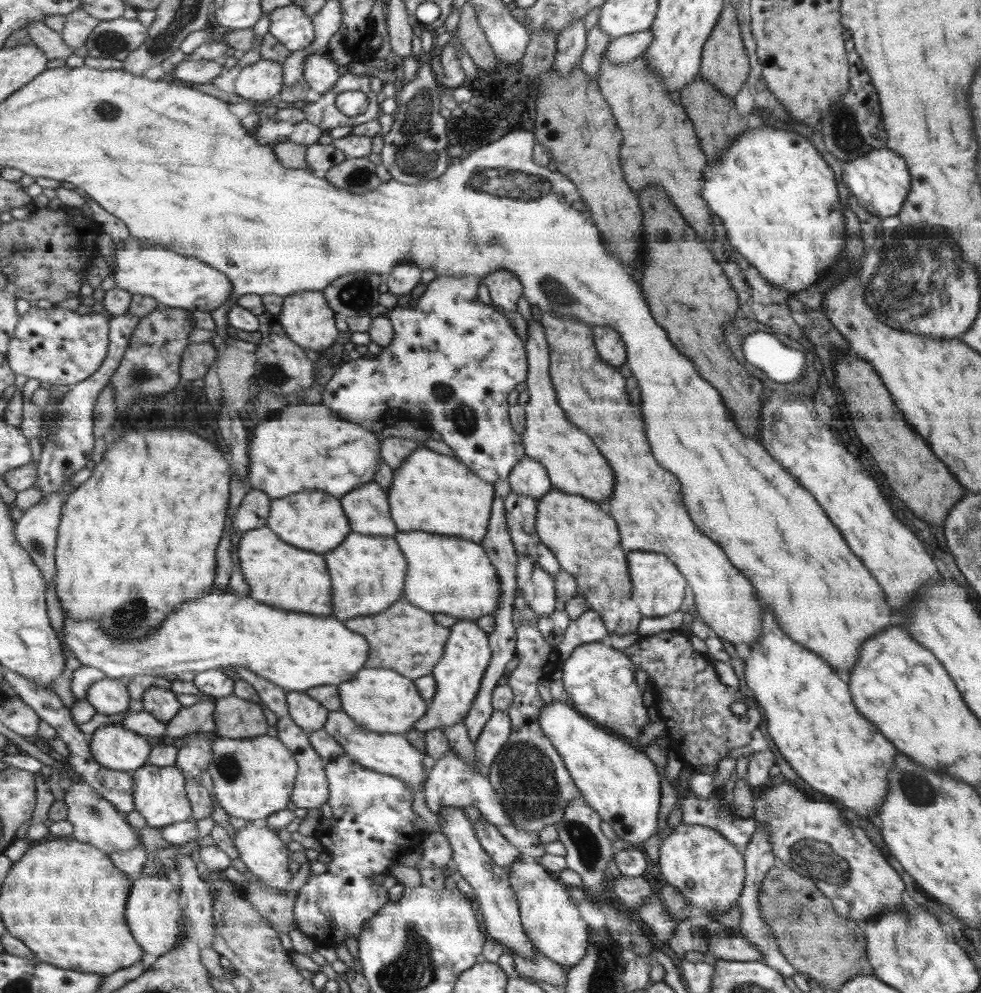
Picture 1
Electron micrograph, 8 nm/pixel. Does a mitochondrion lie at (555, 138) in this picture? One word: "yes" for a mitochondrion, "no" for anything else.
no

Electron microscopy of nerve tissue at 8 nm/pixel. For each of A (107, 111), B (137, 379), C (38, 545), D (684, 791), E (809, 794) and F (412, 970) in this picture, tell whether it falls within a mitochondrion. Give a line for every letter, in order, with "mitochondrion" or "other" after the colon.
A: mitochondrion
B: mitochondrion
C: mitochondrion
D: other
E: other
F: mitochondrion

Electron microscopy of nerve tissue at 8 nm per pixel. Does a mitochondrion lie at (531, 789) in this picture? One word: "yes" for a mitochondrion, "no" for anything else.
yes

